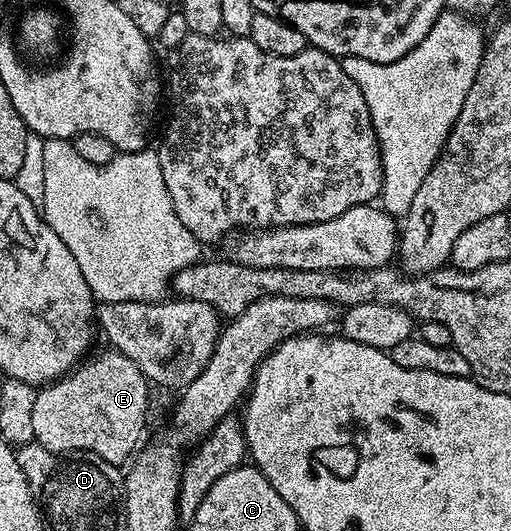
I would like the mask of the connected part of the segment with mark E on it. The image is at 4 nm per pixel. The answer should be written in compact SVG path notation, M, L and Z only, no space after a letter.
M114 350L106 351L90 355L73 371L38 391L33 408L33 438L52 452L90 452L121 466L138 451L137 443L145 432L151 384L130 358Z

